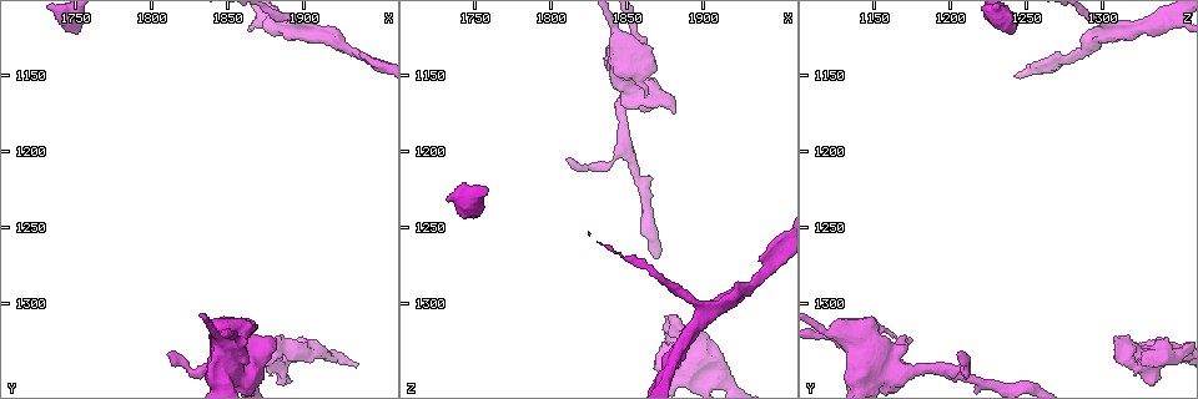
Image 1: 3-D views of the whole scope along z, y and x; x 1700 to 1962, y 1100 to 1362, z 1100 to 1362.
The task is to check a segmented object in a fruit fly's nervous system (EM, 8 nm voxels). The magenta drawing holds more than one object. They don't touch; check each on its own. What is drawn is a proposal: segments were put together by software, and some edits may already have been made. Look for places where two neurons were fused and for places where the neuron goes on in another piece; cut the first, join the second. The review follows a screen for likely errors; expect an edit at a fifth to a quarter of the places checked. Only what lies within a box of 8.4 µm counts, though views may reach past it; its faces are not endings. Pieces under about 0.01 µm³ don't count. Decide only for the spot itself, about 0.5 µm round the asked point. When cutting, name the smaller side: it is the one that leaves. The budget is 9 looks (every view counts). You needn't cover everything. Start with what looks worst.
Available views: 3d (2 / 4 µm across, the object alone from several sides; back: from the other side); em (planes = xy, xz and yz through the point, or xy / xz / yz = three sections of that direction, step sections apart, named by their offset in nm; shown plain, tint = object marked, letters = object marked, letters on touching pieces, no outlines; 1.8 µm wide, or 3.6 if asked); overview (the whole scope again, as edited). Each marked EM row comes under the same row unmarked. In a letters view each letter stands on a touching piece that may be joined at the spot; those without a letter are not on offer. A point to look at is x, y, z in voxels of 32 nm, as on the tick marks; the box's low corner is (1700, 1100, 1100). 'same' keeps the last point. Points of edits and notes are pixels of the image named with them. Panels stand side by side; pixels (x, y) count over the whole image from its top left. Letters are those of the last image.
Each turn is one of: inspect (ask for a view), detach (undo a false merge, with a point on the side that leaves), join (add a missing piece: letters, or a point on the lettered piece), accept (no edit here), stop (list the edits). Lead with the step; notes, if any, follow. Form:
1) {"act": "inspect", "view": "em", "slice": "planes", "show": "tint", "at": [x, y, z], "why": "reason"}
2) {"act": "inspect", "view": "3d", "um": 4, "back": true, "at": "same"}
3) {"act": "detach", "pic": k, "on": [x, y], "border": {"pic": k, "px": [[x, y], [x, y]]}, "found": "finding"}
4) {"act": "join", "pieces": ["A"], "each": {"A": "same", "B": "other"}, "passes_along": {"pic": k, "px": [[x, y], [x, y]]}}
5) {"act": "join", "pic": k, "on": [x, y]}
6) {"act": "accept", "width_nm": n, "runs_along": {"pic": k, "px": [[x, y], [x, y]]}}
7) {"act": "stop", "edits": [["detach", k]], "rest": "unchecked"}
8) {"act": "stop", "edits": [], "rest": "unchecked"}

{"act": "inspect", "view": "3d", "um": 4, "at": [1908, 1336, 1324], "why": "thick end"}

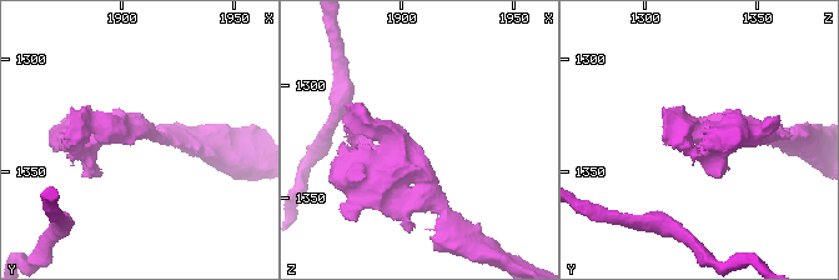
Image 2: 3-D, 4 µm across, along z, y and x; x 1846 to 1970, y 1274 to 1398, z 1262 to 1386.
{"act": "inspect", "view": "em", "slice": "planes", "show": "letters", "at": [1907, 1337, 1324], "why": "shape alone is not enough"}

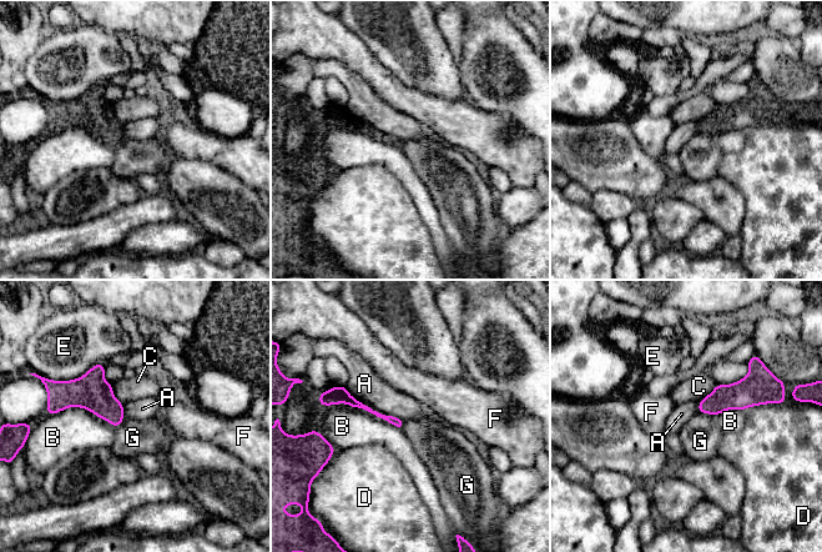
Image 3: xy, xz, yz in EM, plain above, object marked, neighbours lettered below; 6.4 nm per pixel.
{"act": "accept", "longest_contact_nm": ["B", 500], "each": {"A": "other", "B": "other", "C": "other", "D": "other", "E": "other", "F": "other", "G": "other"}, "found": "no lettered piece goes on from it"}

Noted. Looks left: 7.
{"act": "inspect", "view": "em", "slice": "planes", "show": "tint", "at": [1752, 1124, 1242], "why": "thick end"}

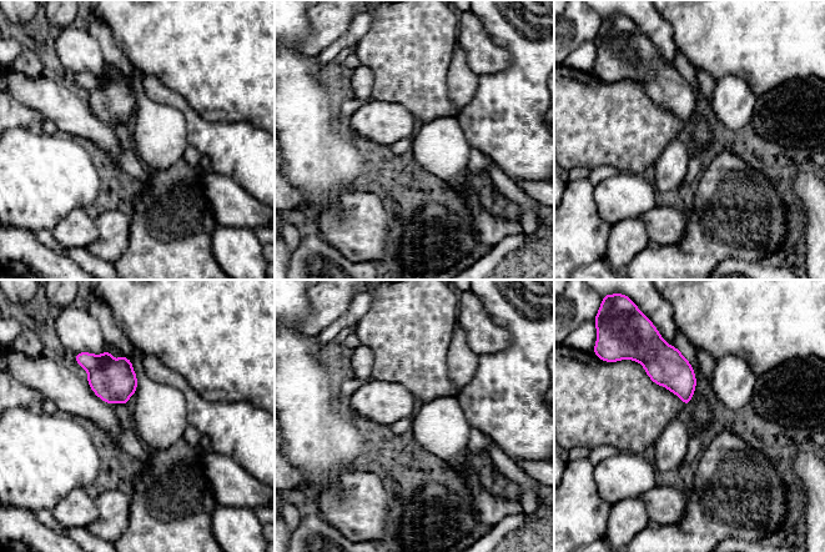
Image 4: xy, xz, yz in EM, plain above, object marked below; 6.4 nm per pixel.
{"act": "inspect", "view": "em", "slice": "planes", "show": "letters", "at": "same", "why": "see the neighbours"}

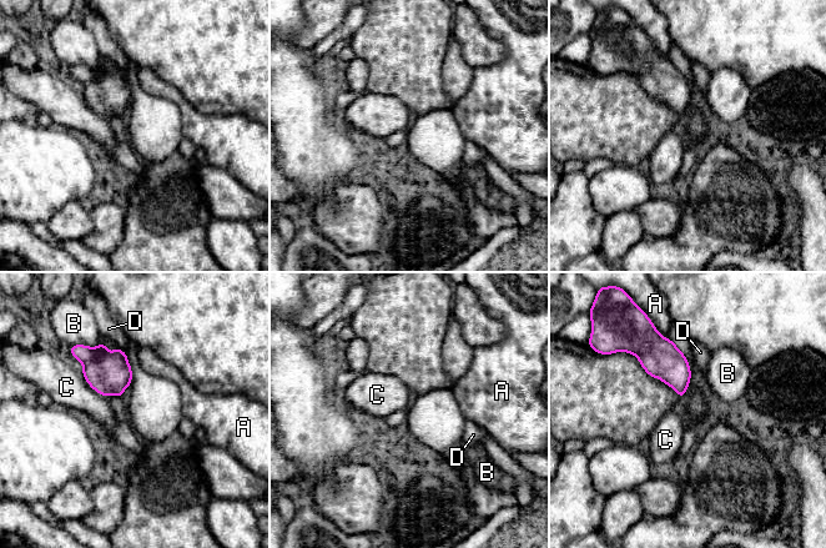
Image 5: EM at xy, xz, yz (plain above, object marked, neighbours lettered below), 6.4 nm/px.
{"act": "accept", "each": {"A": "other", "B": "other", "C": "other", "D": "other"}, "border": {"pic": 5, "px": [[81, 373], [84, 380], [104, 397]]}, "found": "none of them fits"}

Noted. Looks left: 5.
{"act": "inspect", "view": "em", "slice": "planes", "show": "tint", "at": [1812, 1334, 1204], "why": "tapers out"}

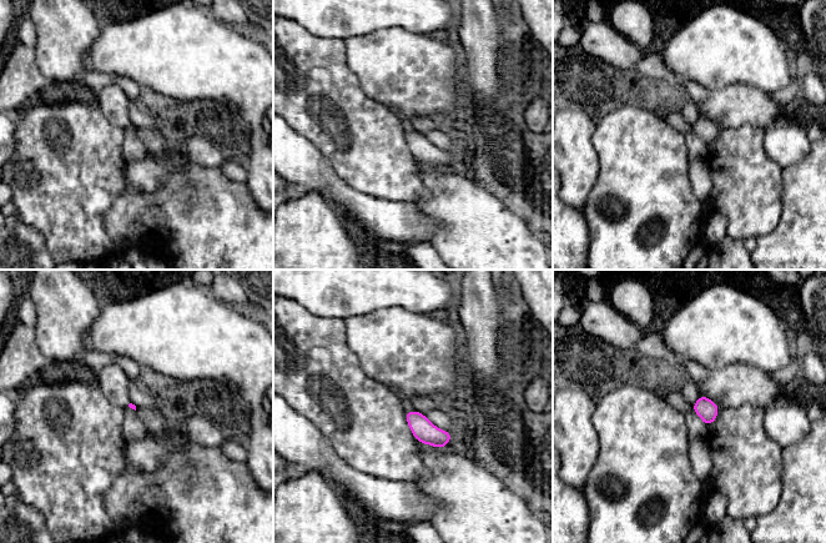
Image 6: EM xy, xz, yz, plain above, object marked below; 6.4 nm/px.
{"act": "inspect", "view": "em", "slice": "planes", "show": "letters", "at": "same"}

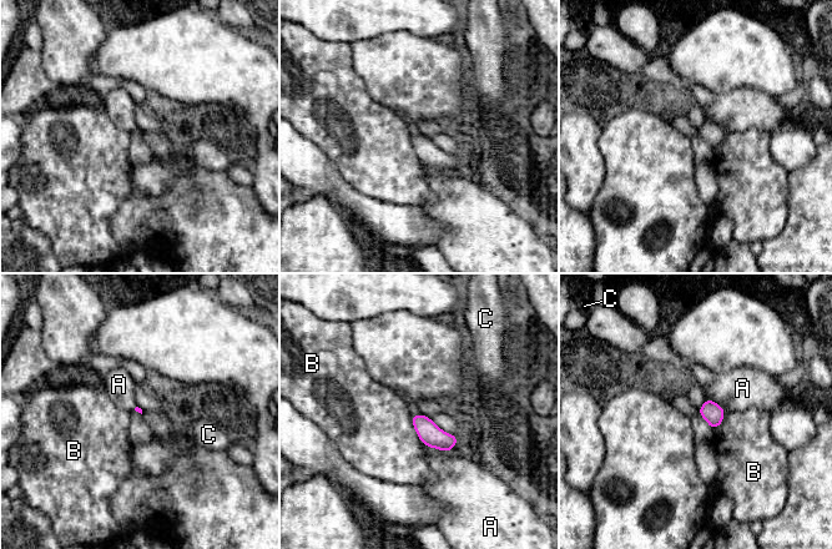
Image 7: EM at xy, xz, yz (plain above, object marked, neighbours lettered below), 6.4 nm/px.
{"act": "accept", "each": {"A": "other", "B": "other", "C": "other"}, "border": {"pic": 7, "px": [[425, 446], [449, 452]]}, "found": "no lettered piece goes on from it"}

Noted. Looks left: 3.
{"act": "inspect", "view": "3d", "um": 4, "at": [1904, 1124, 1306], "why": "side arm on a straight run"}

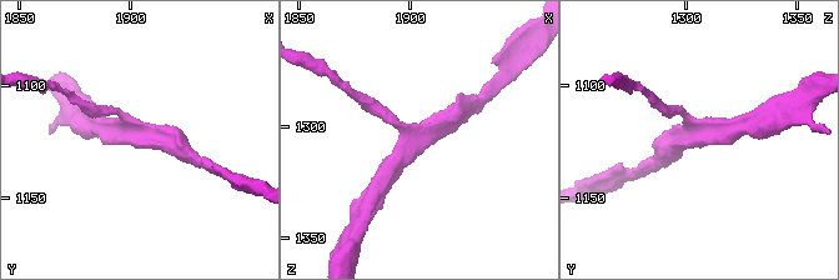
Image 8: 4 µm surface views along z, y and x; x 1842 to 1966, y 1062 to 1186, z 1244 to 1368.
{"act": "inspect", "view": "em", "slice": "planes", "show": "letters", "at": [1903, 1122, 1306], "why": "shape alone is not enough"}

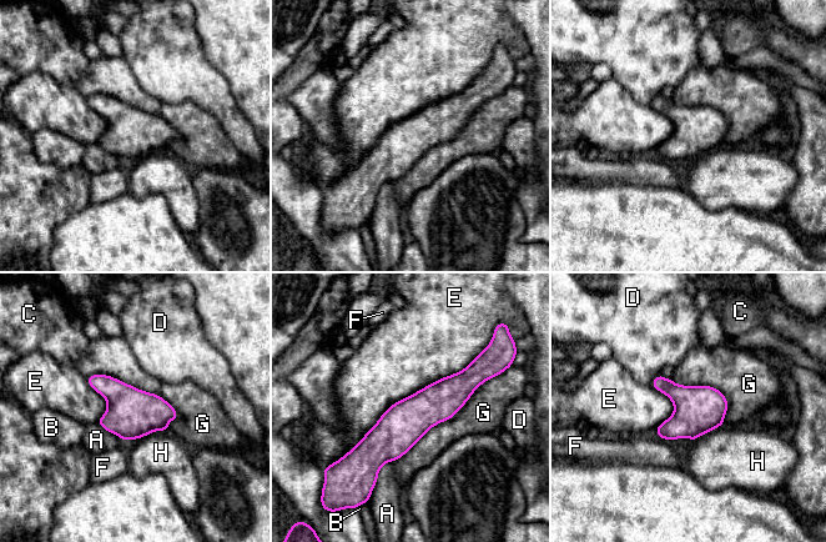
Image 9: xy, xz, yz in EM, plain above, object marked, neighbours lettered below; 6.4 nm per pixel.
{"act": "accept", "longest_contact_nm": ["E", 1100], "each": {"A": "other", "B": "other", "C": "other", "D": "other", "E": "other", "F": "other", "G": "other", "H": "other"}, "runs_along": {"pic": 9, "px": [[474, 374], [368, 455], [349, 455]]}, "found": "all the same neuron"}

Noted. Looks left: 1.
{"act": "stop", "edits": [], "rest": "unchecked"}

